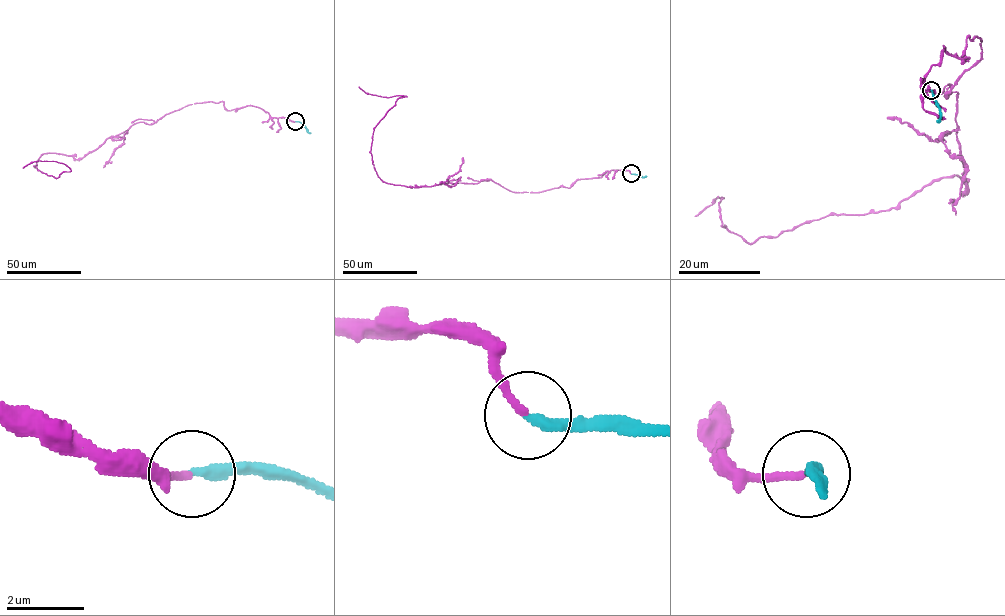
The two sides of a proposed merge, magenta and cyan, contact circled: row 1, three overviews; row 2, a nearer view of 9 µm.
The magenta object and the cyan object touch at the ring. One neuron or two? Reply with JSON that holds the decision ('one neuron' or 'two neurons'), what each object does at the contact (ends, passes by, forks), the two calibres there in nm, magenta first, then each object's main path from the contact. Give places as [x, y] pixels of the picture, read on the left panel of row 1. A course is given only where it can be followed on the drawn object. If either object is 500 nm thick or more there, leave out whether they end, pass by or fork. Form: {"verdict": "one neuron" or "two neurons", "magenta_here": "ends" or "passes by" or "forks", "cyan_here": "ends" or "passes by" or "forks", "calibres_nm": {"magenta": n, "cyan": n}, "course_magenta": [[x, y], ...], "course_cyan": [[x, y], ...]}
{"verdict": "one neuron", "magenta_here": "ends", "cyan_here": "ends", "calibres_nm": {"magenta": 180, "cyan": 280}, "course_magenta": [[295, 121], [195, 103], [79, 158], [43, 153], [34, 167], [58, 178], [70, 169], [55, 161], [22, 168]], "course_cyan": [[295, 121], [300, 122], [310, 133]]}

